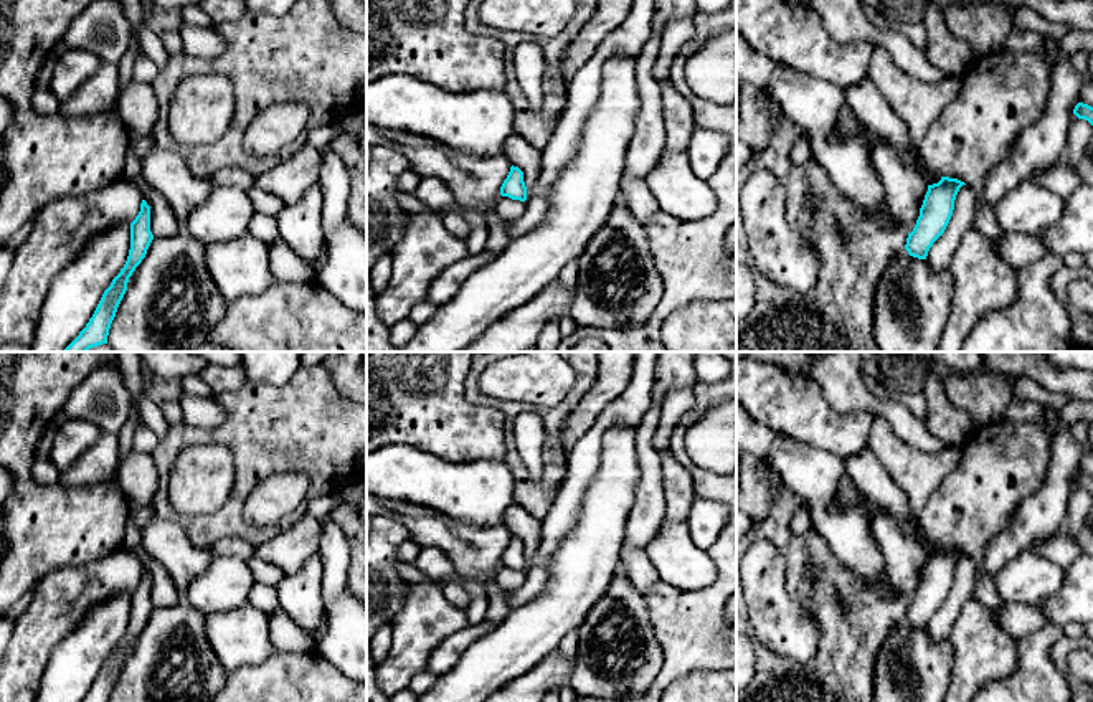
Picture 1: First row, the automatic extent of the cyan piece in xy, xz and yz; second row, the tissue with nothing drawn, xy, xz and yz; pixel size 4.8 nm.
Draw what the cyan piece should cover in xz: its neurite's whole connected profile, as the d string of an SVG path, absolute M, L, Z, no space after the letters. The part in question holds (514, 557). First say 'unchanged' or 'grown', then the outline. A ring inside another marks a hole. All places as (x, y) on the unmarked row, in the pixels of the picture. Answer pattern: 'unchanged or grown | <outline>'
unchanged | M510 537L507 548L500 557L500 565L509 567L512 570L527 570L527 557L523 552L523 542L518 537Z

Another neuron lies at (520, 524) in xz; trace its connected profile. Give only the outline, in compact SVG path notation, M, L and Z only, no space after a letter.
M512 504L504 512L504 525L510 530L513 537L518 537L523 542L523 552L527 557L527 570L533 562L538 560L538 547L542 543L542 520L532 517L518 504Z

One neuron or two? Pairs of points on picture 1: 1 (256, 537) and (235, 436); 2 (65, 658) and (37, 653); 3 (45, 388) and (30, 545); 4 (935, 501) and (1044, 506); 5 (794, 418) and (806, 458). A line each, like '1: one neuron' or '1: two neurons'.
1: one neuron
2: two neurons
3: one neuron
4: two neurons
5: two neurons

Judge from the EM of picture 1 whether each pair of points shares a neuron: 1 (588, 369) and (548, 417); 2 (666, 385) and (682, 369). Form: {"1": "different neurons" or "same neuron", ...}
{"1": "same neuron", "2": "same neuron"}

